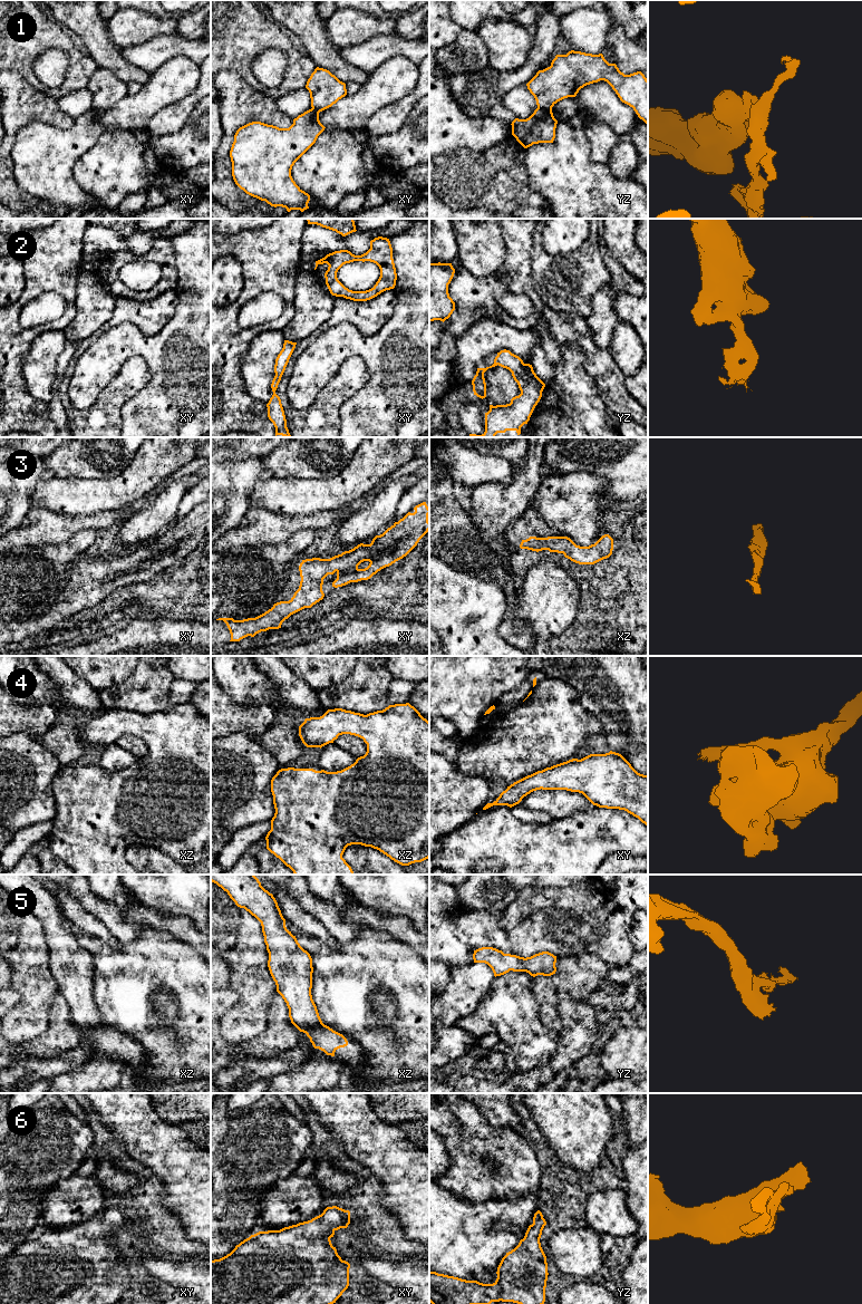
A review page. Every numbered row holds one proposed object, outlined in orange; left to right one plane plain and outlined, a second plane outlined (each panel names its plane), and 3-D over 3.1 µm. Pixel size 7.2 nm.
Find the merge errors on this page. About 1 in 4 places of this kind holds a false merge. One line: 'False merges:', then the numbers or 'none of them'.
False merges: 1

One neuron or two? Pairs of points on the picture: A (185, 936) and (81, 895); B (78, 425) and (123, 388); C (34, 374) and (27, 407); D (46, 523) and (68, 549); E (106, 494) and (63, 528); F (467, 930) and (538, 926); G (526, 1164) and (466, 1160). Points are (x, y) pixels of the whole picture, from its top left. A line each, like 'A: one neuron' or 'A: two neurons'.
A: one neuron
B: one neuron
C: two neurons
D: two neurons
E: two neurons
F: one neuron
G: one neuron

